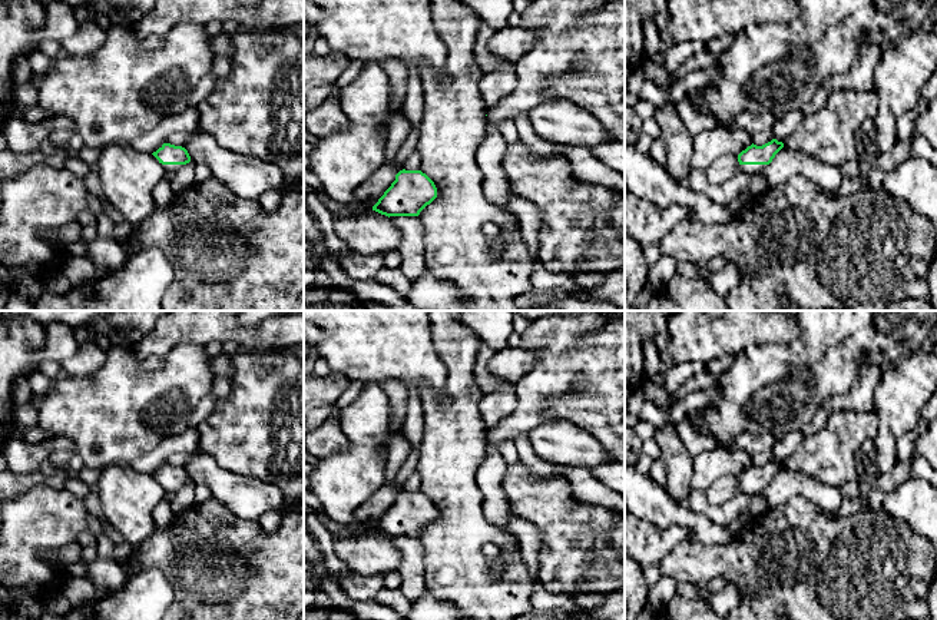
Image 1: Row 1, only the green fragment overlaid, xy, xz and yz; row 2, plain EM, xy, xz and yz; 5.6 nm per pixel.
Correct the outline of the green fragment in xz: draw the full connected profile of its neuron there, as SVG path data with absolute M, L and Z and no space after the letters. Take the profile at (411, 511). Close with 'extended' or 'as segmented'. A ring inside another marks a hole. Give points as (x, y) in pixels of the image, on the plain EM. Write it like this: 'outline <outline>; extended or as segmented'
outline M400 491L395 501L373 527L385 537L418 537L437 518L434 503L421 491Z; as segmented

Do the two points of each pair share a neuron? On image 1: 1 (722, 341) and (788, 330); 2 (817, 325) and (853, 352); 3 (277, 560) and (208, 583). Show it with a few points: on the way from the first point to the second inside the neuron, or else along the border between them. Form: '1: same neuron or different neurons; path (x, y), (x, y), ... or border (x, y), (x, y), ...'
1: same neuron; path (738, 330), (772, 330)
2: same neuron; path (825, 328), (844, 344)
3: same neuron; path (260, 577), (254, 583), (225, 583)

